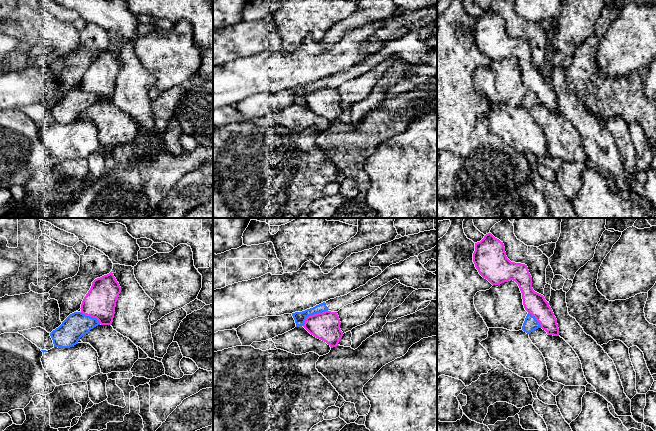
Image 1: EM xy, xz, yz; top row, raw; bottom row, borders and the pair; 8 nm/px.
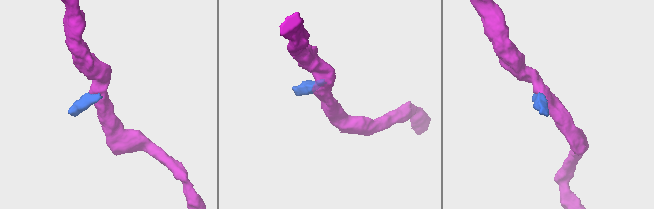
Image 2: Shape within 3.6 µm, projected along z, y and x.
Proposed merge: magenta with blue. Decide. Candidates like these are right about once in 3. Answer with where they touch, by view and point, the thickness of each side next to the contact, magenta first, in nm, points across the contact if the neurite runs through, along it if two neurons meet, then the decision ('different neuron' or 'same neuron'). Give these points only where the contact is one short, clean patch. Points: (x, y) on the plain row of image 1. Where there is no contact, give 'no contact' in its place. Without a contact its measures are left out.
contact xz (312, 91); calibres 220 and 90 nm; border xz (327, 86), (309, 91), (303, 102); different neuron

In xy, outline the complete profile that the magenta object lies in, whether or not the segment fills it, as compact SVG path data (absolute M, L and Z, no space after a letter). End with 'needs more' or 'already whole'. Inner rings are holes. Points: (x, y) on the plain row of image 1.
M112 47L95 55L82 77L81 89L96 94L101 101L111 101L120 69L121 63Z; already whole

